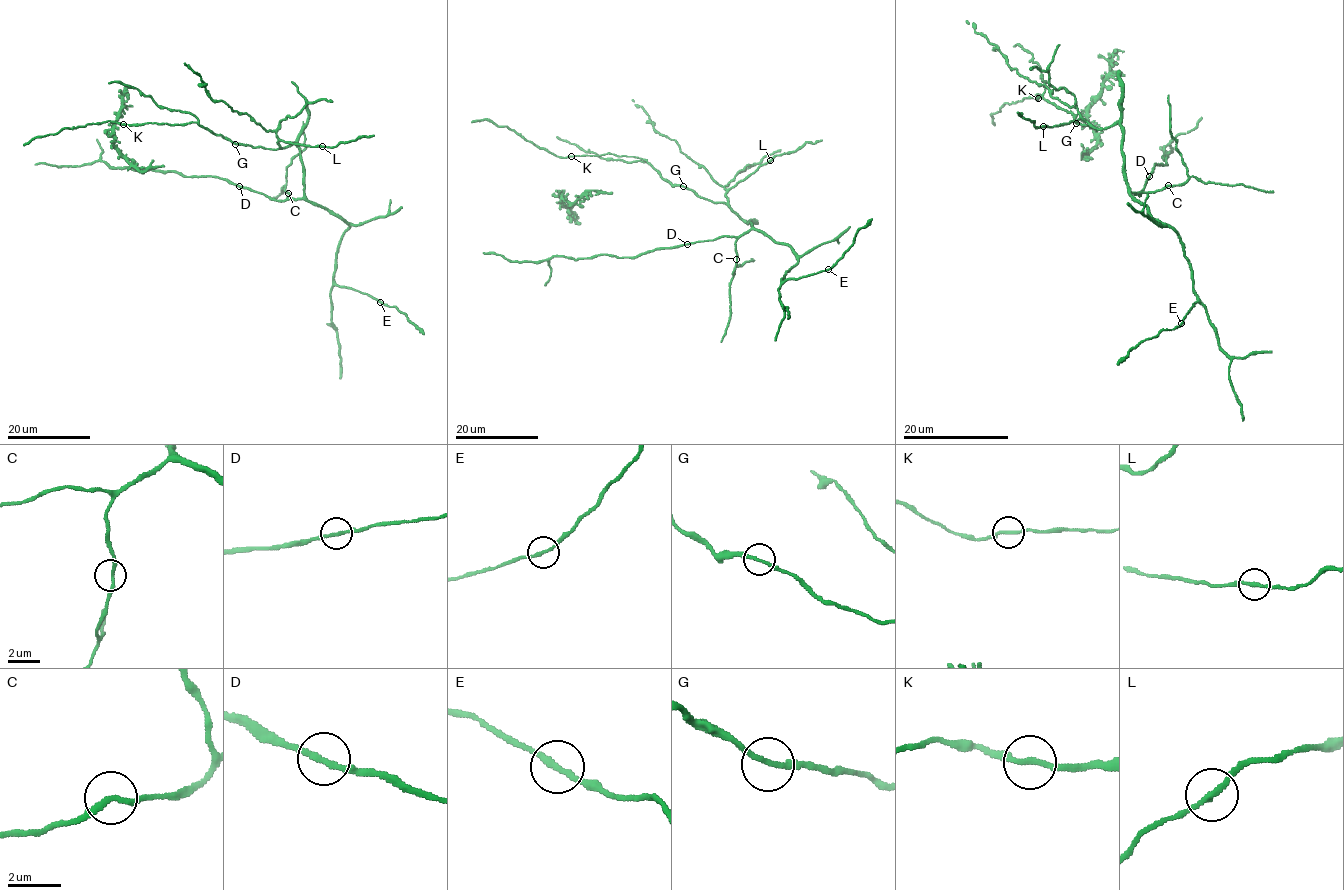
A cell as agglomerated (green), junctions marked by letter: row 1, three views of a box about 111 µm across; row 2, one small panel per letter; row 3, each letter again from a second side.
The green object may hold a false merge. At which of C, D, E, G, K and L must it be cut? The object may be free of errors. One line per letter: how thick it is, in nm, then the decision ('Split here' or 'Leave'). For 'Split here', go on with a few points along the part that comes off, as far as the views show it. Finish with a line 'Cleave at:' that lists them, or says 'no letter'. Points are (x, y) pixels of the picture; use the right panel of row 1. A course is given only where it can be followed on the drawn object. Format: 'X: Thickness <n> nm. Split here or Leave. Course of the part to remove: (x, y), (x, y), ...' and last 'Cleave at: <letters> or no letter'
C: Thickness 200 nm. Leave
D: Thickness 200 nm. Leave
E: Thickness 200 nm. Leave
G: Thickness 190 nm. Leave
K: Thickness 200 nm. Leave
L: Thickness 200 nm. Leave
Cleave at: no letter

